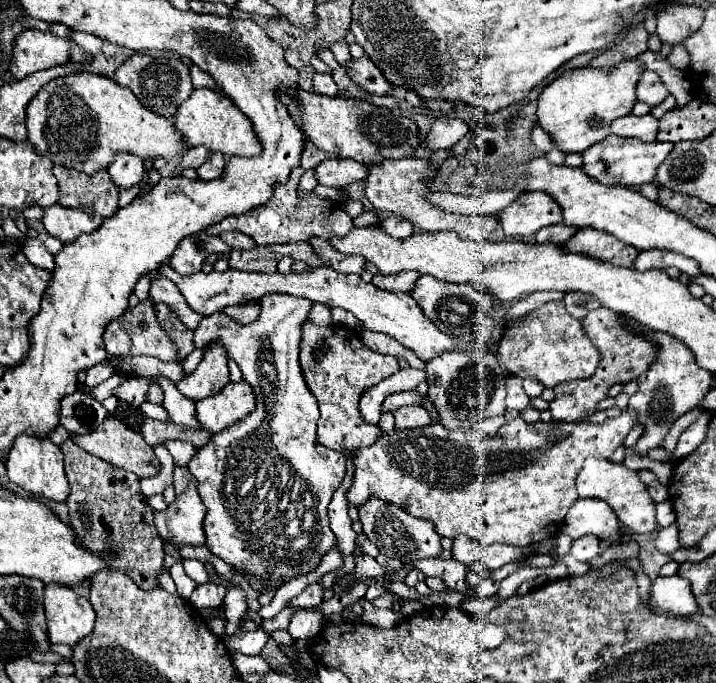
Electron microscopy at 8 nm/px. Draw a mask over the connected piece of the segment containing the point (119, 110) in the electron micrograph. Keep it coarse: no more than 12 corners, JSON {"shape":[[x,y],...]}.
{"shape":[[73,73],[27,105],[37,153],[87,175],[187,147],[113,79]]}

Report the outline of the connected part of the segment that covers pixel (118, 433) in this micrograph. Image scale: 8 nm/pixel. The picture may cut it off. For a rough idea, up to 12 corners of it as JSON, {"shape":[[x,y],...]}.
{"shape":[[115,417],[71,439],[137,477],[161,465],[137,431]]}

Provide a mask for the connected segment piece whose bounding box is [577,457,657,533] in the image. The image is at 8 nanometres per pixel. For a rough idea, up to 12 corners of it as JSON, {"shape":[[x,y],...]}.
{"shape":[[589,457],[581,499],[603,499],[633,533],[657,527],[655,503],[625,465]]}

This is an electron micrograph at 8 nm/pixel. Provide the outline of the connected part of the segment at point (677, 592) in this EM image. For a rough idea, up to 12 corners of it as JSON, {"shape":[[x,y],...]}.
{"shape":[[679,575],[657,577],[651,603],[671,617],[699,611],[689,581]]}

